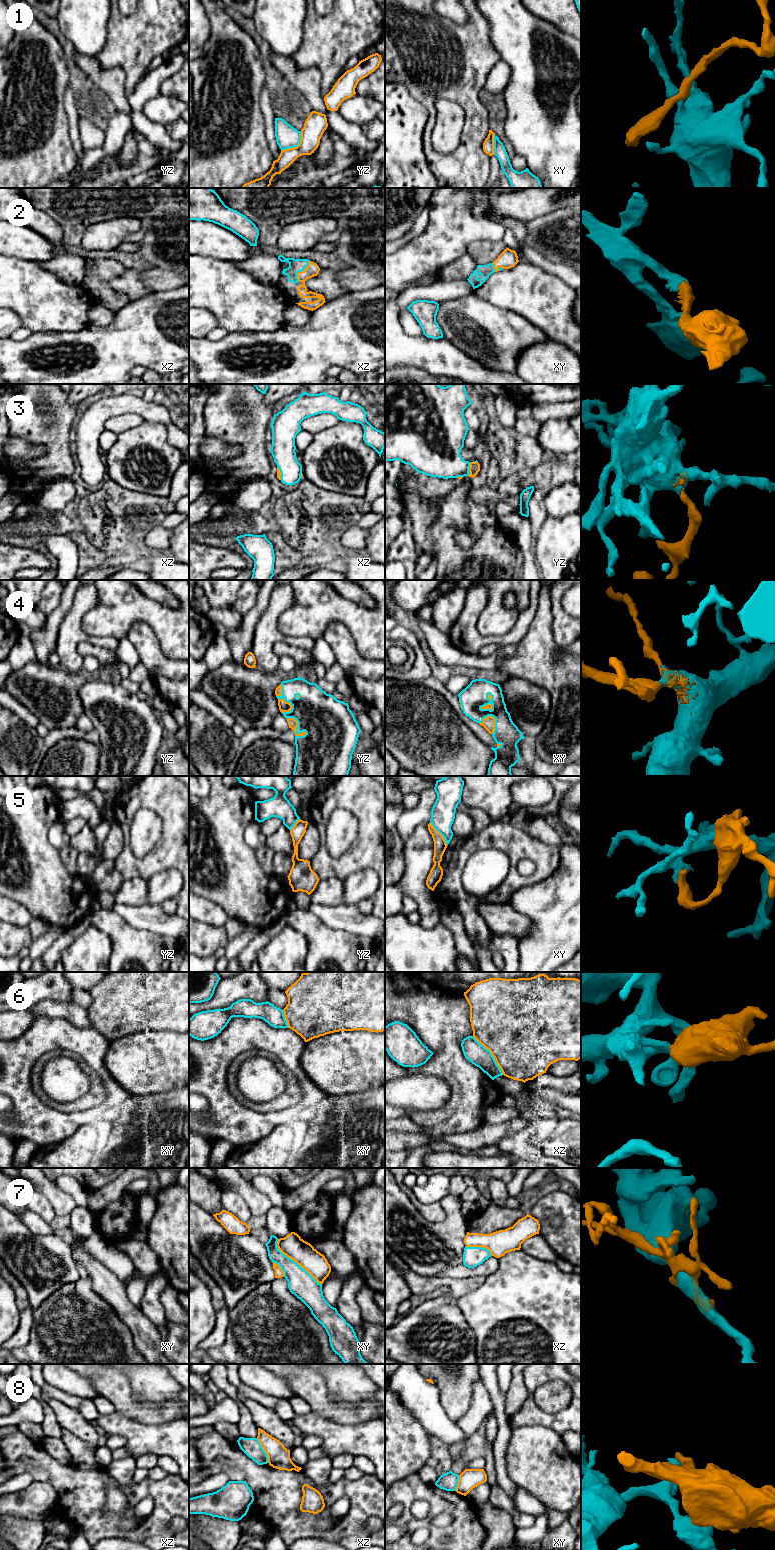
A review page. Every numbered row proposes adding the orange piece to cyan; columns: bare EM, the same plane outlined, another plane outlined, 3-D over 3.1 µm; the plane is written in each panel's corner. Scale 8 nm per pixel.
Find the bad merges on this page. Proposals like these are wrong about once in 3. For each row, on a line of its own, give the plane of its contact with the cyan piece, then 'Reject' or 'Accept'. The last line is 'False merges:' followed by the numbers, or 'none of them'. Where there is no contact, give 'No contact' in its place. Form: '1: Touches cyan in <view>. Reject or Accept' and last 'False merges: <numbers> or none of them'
1: Touches cyan in yz. Reject
2: Touches cyan in xz. Accept
3: Touches cyan in yz. Accept
4: Touches cyan in yz. Accept
5: Touches cyan in xy. Reject
6: Touches cyan in xz. Accept
7: Touches cyan in xy. Reject
8: Touches cyan in xz. Reject
False merges: 1, 5, 7, 8

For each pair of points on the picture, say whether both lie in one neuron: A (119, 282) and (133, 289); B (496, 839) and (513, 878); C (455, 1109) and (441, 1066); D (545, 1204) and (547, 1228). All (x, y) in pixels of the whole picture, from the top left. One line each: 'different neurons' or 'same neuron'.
A: same neuron
B: same neuron
C: same neuron
D: same neuron

